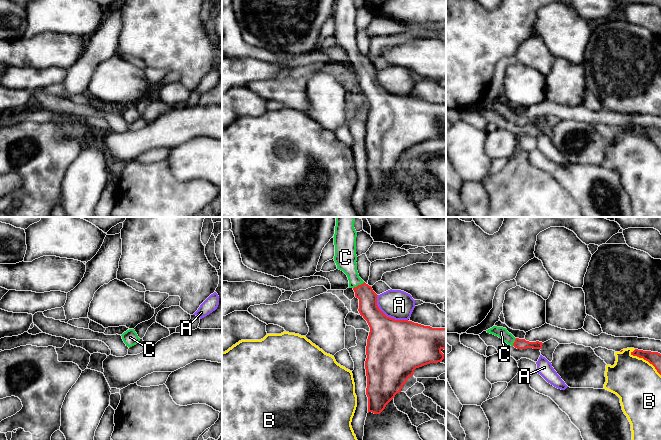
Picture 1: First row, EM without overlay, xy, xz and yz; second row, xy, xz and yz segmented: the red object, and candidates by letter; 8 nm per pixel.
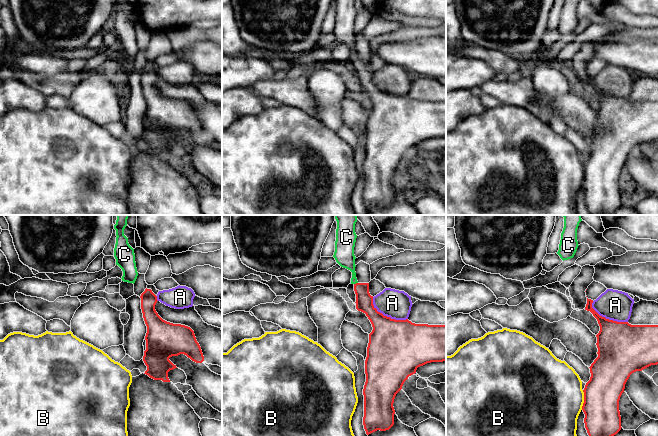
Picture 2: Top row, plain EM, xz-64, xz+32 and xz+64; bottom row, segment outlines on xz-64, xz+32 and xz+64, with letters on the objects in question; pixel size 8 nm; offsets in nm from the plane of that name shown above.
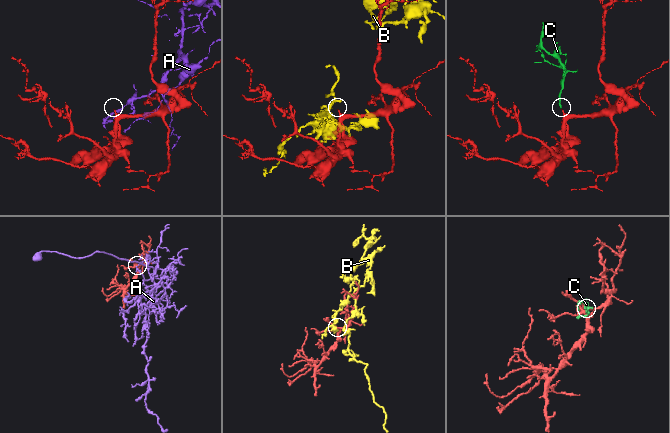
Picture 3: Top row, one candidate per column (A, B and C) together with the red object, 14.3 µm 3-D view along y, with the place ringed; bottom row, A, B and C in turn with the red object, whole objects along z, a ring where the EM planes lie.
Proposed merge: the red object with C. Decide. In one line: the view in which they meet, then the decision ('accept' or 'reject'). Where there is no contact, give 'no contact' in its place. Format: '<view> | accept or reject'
xz | accept

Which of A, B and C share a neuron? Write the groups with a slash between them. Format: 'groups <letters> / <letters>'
groups A / B / C

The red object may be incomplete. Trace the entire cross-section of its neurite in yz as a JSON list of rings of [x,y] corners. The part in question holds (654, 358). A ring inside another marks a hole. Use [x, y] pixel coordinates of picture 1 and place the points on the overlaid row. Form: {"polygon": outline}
{"polygon": [[[635,349],[633,352],[631,352],[631,355],[643,358],[644,360],[648,361],[650,364],[652,364],[655,367],[657,372],[661,375],[660,353]]]}

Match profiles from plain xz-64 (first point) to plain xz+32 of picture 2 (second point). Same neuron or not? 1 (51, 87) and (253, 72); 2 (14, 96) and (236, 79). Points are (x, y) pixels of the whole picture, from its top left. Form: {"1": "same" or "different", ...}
{"1": "different", "2": "different"}

